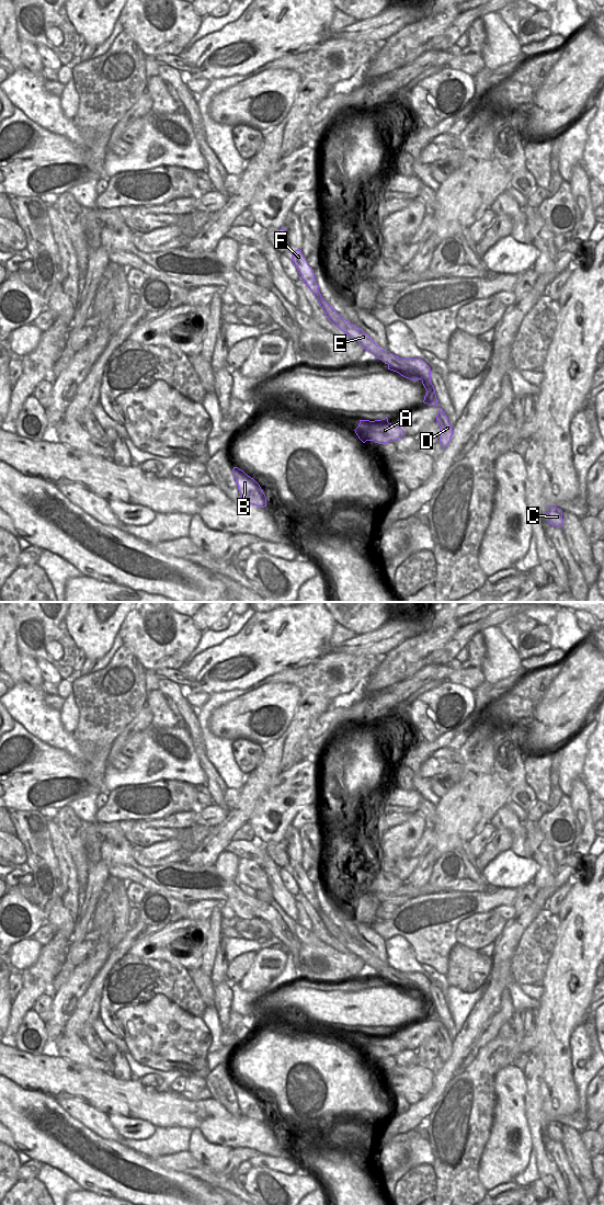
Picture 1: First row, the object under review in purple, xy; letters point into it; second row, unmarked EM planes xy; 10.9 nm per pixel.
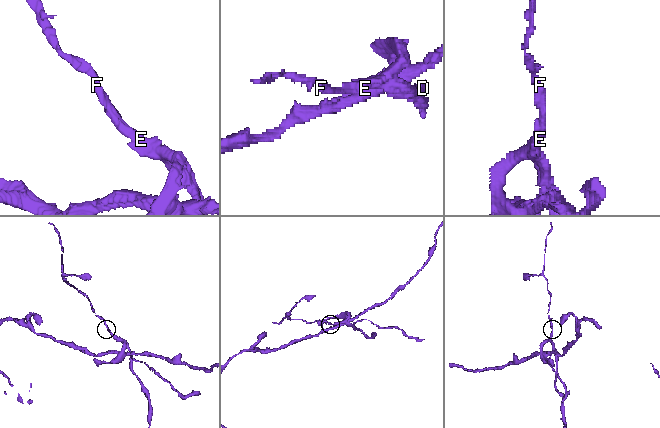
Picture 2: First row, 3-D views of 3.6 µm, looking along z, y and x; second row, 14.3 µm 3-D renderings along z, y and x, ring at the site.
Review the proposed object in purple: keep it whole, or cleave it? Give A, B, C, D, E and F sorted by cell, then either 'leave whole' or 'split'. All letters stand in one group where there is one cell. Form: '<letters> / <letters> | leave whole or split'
A B C D / E F | split

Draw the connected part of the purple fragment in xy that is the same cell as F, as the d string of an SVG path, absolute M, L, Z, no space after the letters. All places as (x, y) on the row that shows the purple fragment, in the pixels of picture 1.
M296 250L292 253L293 264L296 266L300 278L314 293L319 302L321 309L326 312L328 320L349 336L352 340L357 341L366 351L371 352L375 359L381 360L388 365L388 370L399 373L401 376L411 380L421 379L421 373L411 367L406 361L389 351L381 350L371 337L358 328L356 325L343 319L322 297L319 292L319 286L315 278L314 270L308 265L301 250Z

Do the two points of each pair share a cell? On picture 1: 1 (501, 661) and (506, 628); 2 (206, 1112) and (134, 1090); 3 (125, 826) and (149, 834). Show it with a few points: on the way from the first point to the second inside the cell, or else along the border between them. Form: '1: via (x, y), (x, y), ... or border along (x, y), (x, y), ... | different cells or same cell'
1: border along (497, 626), (515, 650) | different cells
2: via (189, 1112), (151, 1106) | same cell
3: via (130, 829), (138, 834), (144, 834) | same cell

